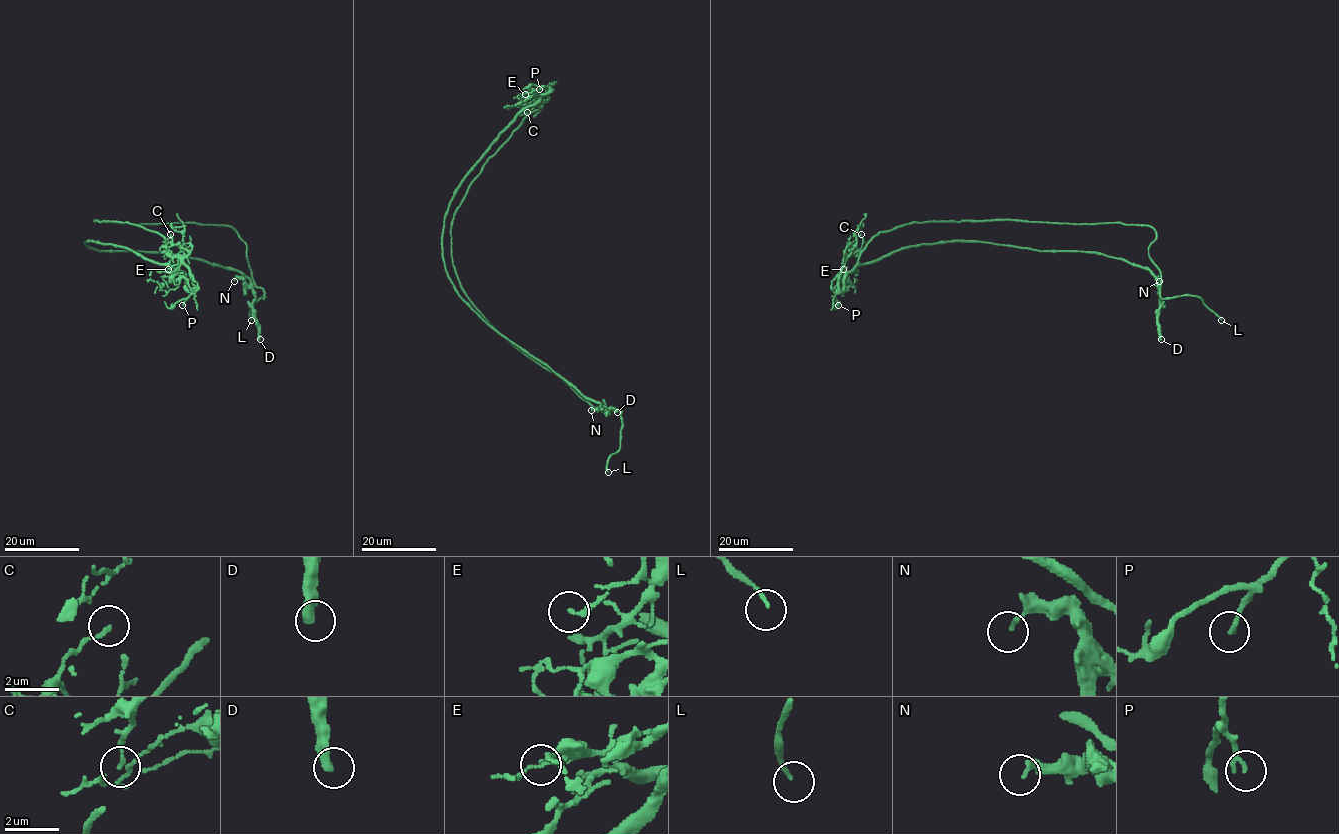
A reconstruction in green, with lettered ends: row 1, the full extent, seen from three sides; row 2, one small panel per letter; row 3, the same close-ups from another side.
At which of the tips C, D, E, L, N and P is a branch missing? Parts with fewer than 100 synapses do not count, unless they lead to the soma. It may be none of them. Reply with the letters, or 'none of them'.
L

